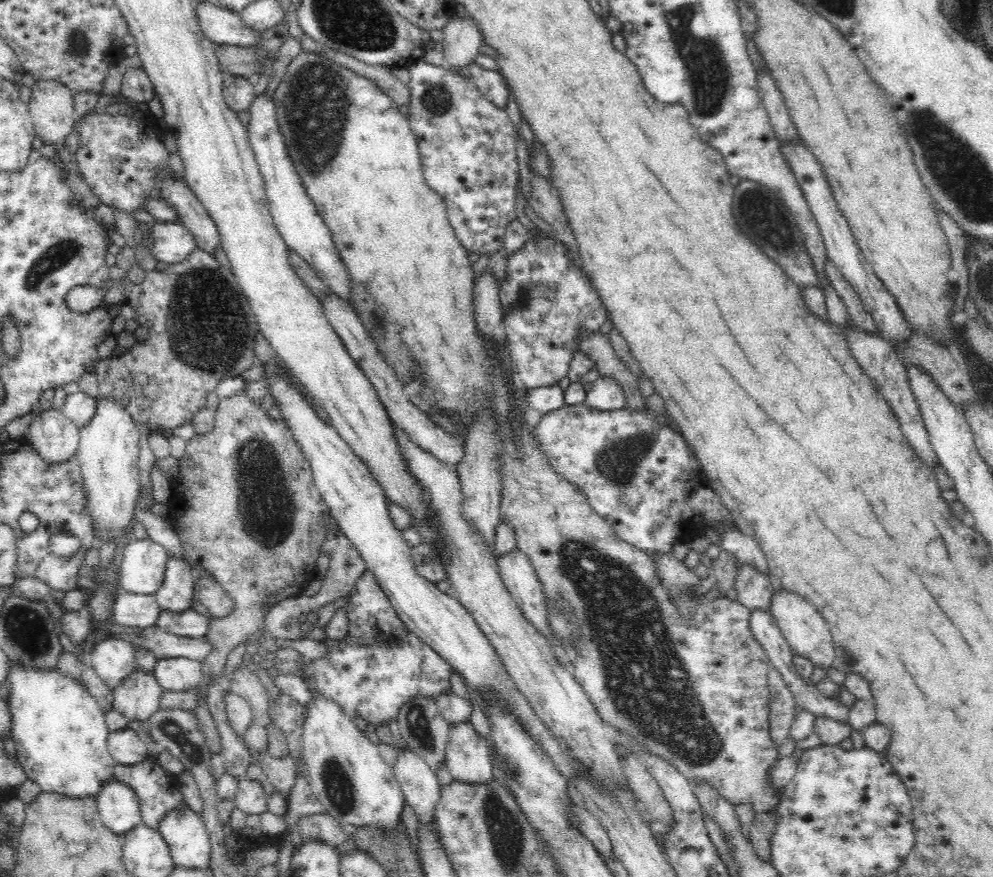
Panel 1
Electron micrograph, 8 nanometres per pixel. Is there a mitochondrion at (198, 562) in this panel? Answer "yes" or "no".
no

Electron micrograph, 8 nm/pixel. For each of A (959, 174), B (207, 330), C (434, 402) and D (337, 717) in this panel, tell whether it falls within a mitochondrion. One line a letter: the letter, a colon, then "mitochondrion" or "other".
A: mitochondrion
B: mitochondrion
C: other
D: other

